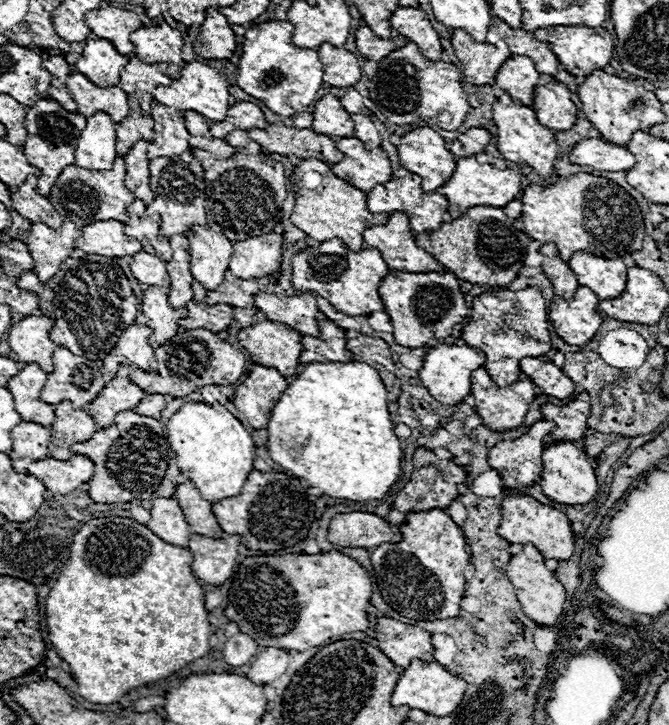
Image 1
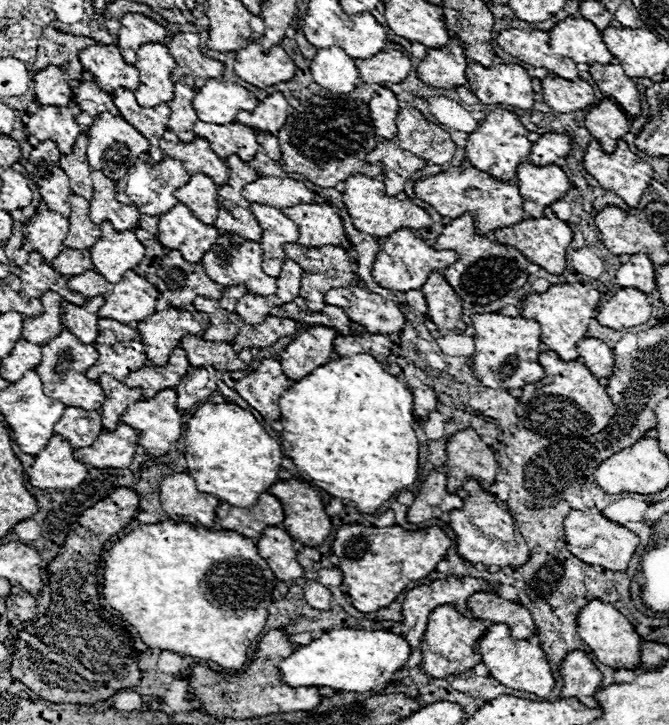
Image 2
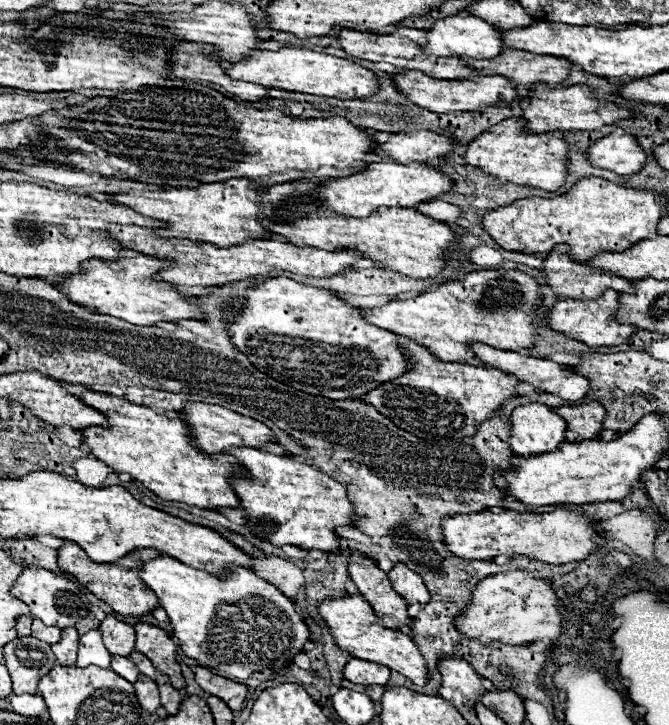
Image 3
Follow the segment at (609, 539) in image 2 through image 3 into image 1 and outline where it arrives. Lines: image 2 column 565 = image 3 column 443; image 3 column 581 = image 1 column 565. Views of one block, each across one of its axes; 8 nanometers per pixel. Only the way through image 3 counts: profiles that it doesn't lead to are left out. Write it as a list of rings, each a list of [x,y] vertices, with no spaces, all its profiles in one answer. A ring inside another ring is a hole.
[[[524,494],[506,496],[502,500],[502,522],[498,526],[498,534],[510,544],[532,544],[540,550],[544,558],[556,558],[556,560],[570,560],[576,546],[568,516]]]

